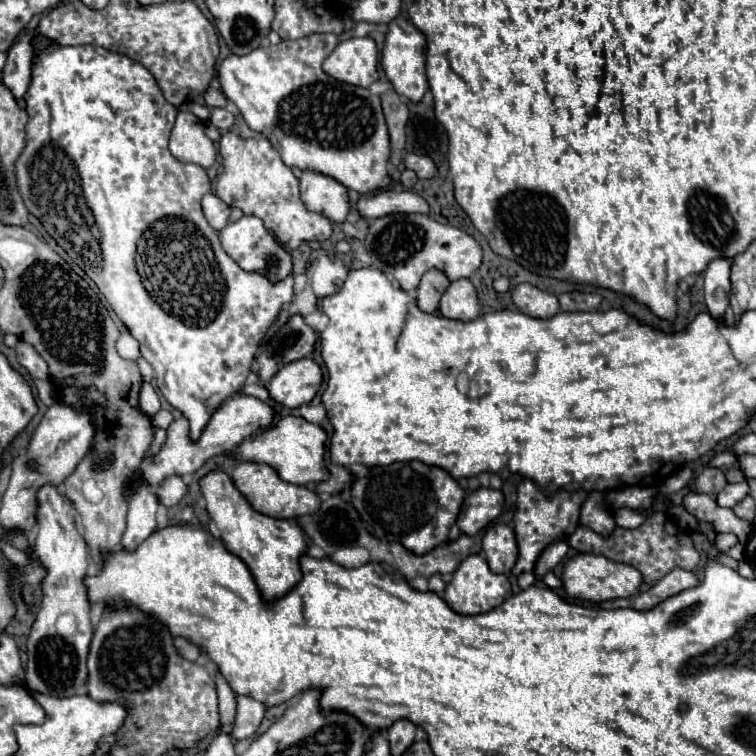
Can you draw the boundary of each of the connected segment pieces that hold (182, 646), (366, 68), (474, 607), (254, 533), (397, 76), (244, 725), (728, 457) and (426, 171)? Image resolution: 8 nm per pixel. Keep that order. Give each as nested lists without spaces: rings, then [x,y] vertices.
[[[177,636],[177,638],[175,638],[175,648],[177,648],[177,650],[179,650],[179,654],[181,654],[181,656],[185,656],[187,660],[197,660],[197,658],[199,658],[199,654],[201,654],[199,646],[195,646],[193,642],[189,642],[187,638],[181,638],[181,636]]]
[[[365,36],[339,42],[323,62],[323,72],[339,82],[369,88],[377,80],[375,40]]]
[[[469,556],[465,558],[459,568],[455,570],[453,574],[453,580],[447,584],[445,588],[445,596],[443,600],[449,604],[451,610],[455,610],[457,614],[483,614],[483,612],[489,612],[491,608],[497,608],[507,592],[509,592],[511,584],[509,584],[509,578],[505,574],[495,574],[489,570],[487,562],[483,556]]]
[[[223,472],[207,474],[201,480],[201,488],[207,502],[207,512],[221,532],[221,542],[231,554],[245,562],[259,586],[263,600],[273,602],[293,590],[301,580],[299,558],[307,554],[307,542],[301,528],[289,520],[269,518],[255,512],[243,494],[235,488],[231,478]]]
[[[397,16],[389,22],[389,32],[385,34],[385,46],[381,54],[381,68],[387,74],[389,82],[393,84],[395,92],[409,98],[411,102],[419,102],[423,94],[429,90],[427,76],[425,76],[425,34],[419,32],[411,20]]]
[[[237,696],[237,718],[235,718],[235,726],[233,726],[233,736],[237,740],[249,740],[261,720],[265,718],[267,706],[253,700],[251,696]]]
[[[724,451],[716,454],[709,461],[708,466],[713,466],[726,472],[729,468],[739,468],[739,462],[736,455],[730,451]]]
[[[407,152],[403,156],[403,164],[405,164],[405,168],[413,170],[421,180],[435,176],[435,172],[437,172],[437,168],[429,156],[415,156],[413,152]]]

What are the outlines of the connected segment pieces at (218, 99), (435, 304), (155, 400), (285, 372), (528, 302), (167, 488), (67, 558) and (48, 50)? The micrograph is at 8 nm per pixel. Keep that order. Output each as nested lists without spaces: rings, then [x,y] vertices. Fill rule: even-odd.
[[[209,88],[203,98],[205,98],[207,108],[223,108],[227,104],[227,98],[223,96],[223,92],[215,90],[215,88]]]
[[[439,270],[425,272],[419,288],[417,288],[417,306],[427,314],[435,314],[439,308],[439,300],[449,286],[449,280]]]
[[[143,384],[141,394],[139,394],[139,404],[143,404],[143,410],[149,410],[149,414],[159,412],[161,402],[159,402],[159,396],[155,394],[155,390],[153,390],[151,384]]]
[[[301,358],[285,364],[271,378],[267,390],[277,404],[293,410],[301,404],[309,404],[317,394],[321,382],[321,368],[311,358]]]
[[[519,284],[513,292],[515,306],[533,318],[551,318],[559,312],[559,302],[553,294],[547,294],[531,284]]]
[[[171,476],[155,488],[155,496],[163,506],[175,506],[185,496],[185,492],[187,492],[187,484],[179,476]]]
[[[45,484],[37,490],[37,514],[35,520],[39,524],[39,534],[33,546],[33,554],[45,568],[45,576],[41,580],[41,604],[35,616],[35,622],[31,626],[31,634],[27,638],[27,670],[25,670],[25,682],[33,692],[45,694],[45,696],[55,696],[55,698],[65,698],[65,696],[75,696],[83,692],[85,682],[87,682],[87,656],[89,656],[89,644],[93,638],[93,626],[89,620],[89,596],[87,596],[87,586],[85,586],[85,576],[87,576],[87,544],[83,536],[77,530],[75,518],[71,514],[71,500],[67,496],[61,496],[57,492],[57,486]]]
[[[33,40],[33,46],[39,50],[39,54],[33,58],[33,78],[29,84],[29,90],[25,94],[27,112],[29,112],[29,124],[27,124],[27,146],[23,154],[17,160],[17,180],[19,180],[19,192],[33,216],[37,216],[45,230],[57,240],[57,244],[75,260],[79,268],[85,270],[85,274],[97,284],[99,292],[107,298],[115,314],[123,320],[127,330],[139,340],[141,344],[141,356],[153,366],[157,374],[157,386],[165,400],[173,404],[183,416],[187,416],[191,424],[191,438],[197,440],[201,436],[201,430],[205,428],[207,420],[211,418],[211,412],[231,394],[241,390],[247,374],[251,372],[251,364],[255,360],[257,344],[265,336],[271,322],[281,312],[281,306],[291,300],[293,294],[293,276],[283,280],[283,284],[271,284],[269,280],[263,280],[263,276],[251,276],[249,272],[243,272],[235,260],[227,256],[227,252],[221,248],[217,232],[209,226],[201,212],[201,198],[203,194],[211,192],[211,182],[207,172],[197,164],[185,164],[171,156],[167,148],[167,138],[171,134],[171,124],[175,122],[177,108],[169,104],[163,94],[159,92],[159,86],[151,72],[123,56],[109,52],[99,46],[63,46],[55,48],[55,44],[47,44],[47,40]],[[153,228],[153,254],[145,252],[145,270],[139,272],[137,266],[137,242],[143,238],[143,234]]]

